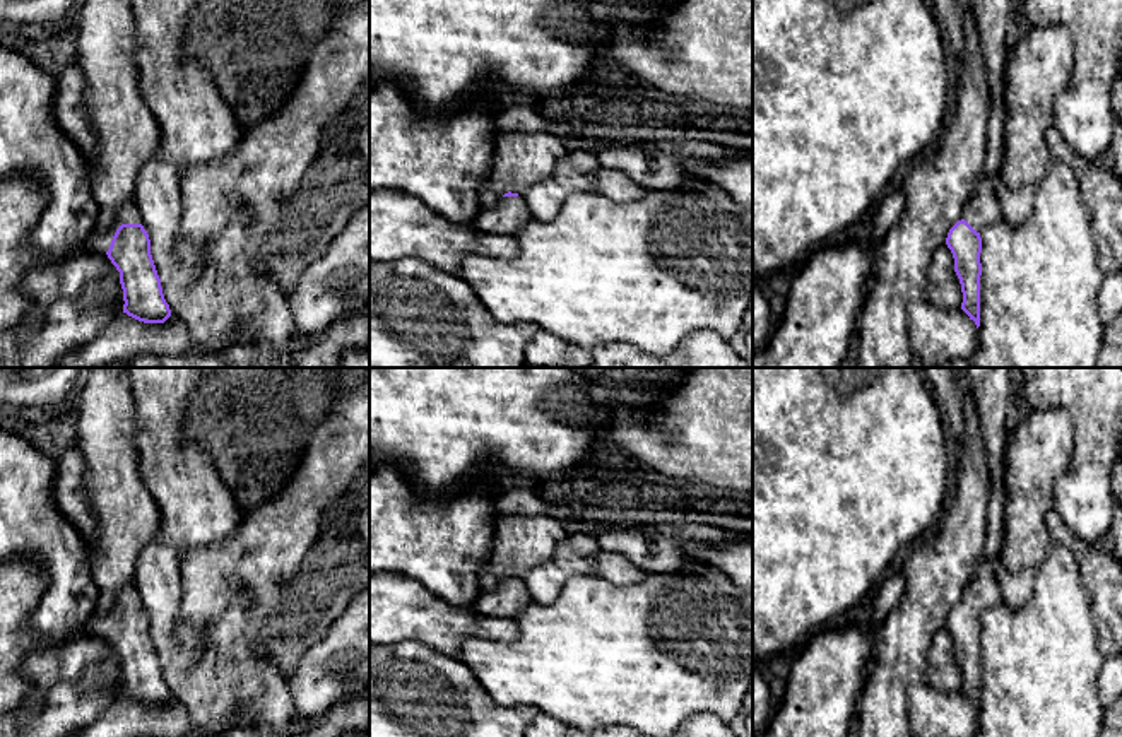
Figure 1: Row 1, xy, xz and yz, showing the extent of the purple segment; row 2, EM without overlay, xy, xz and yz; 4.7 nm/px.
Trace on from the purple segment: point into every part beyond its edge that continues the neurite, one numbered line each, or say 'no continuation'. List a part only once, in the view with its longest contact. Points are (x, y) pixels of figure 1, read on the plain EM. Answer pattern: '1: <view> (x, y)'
1: xy (100, 624)

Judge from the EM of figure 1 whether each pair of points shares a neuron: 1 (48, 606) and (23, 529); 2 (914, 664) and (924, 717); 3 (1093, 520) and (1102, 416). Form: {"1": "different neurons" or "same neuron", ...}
{"1": "same neuron", "2": "different neurons", "3": "same neuron"}

